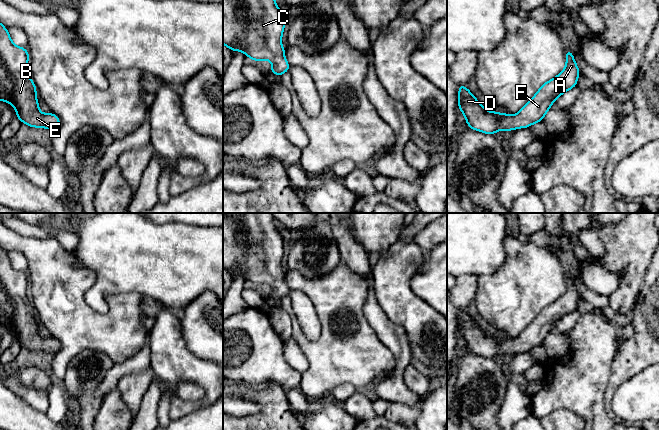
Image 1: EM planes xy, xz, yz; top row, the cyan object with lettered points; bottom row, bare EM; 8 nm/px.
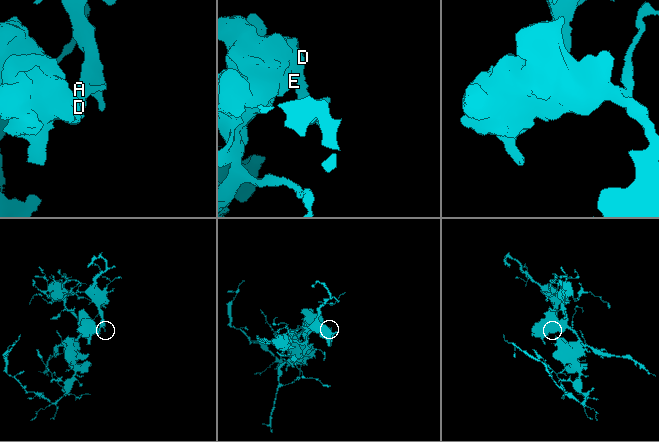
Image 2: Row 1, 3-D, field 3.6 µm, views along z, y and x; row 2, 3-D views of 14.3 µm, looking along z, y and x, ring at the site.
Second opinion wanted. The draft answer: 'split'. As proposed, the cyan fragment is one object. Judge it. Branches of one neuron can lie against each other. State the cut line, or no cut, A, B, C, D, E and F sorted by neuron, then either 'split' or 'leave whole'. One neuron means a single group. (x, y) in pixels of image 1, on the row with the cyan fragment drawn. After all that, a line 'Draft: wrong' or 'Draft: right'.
no cut; A B C D E F; leave whole
Draft: wrong

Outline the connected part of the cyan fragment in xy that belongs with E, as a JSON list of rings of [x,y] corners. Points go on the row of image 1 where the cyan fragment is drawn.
[[[0,22],[0,100],[10,103],[16,109],[16,116],[22,123],[32,128],[55,130],[61,124],[60,119],[52,112],[43,114],[39,111],[37,89],[26,70],[28,61],[28,49],[16,46],[11,41],[8,30]]]

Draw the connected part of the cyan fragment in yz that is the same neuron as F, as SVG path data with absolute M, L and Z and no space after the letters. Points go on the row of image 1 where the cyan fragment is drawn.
M572 49L565 51L566 67L555 78L544 83L532 99L515 115L486 110L465 85L458 86L458 107L464 114L470 129L485 134L495 134L499 130L511 131L527 128L542 122L553 102L563 93L577 86L581 74L574 60Z

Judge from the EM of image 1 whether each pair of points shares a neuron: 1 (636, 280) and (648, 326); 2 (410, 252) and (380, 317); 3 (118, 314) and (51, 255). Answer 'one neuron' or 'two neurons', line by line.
1: two neurons
2: two neurons
3: one neuron

